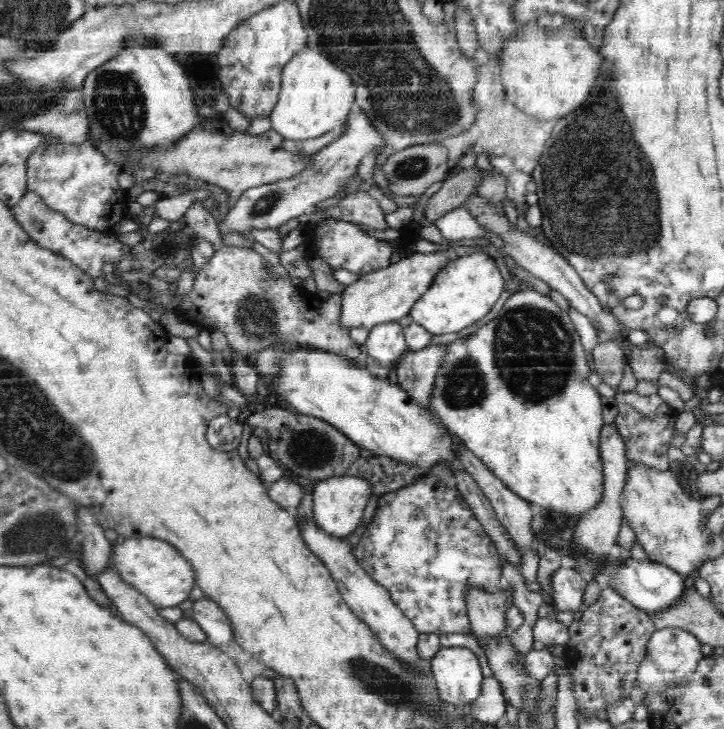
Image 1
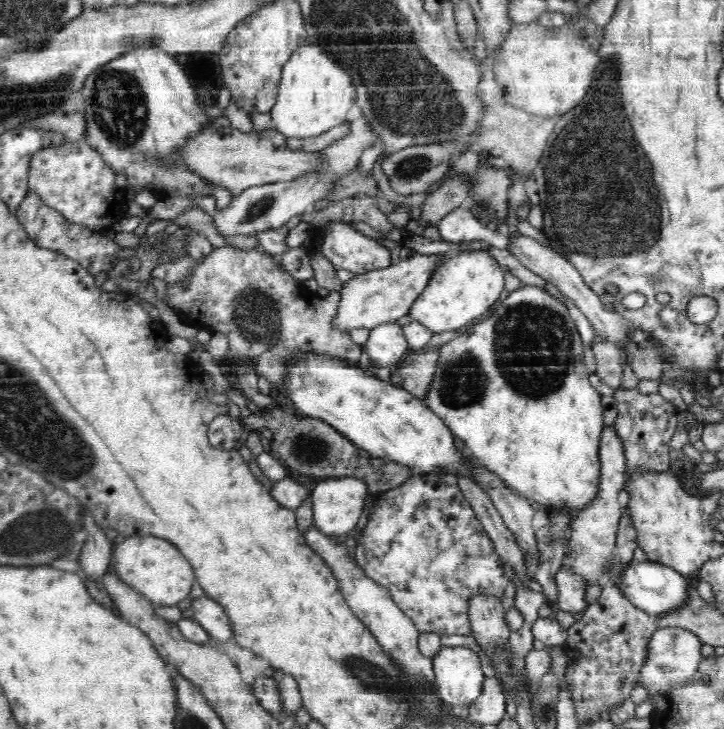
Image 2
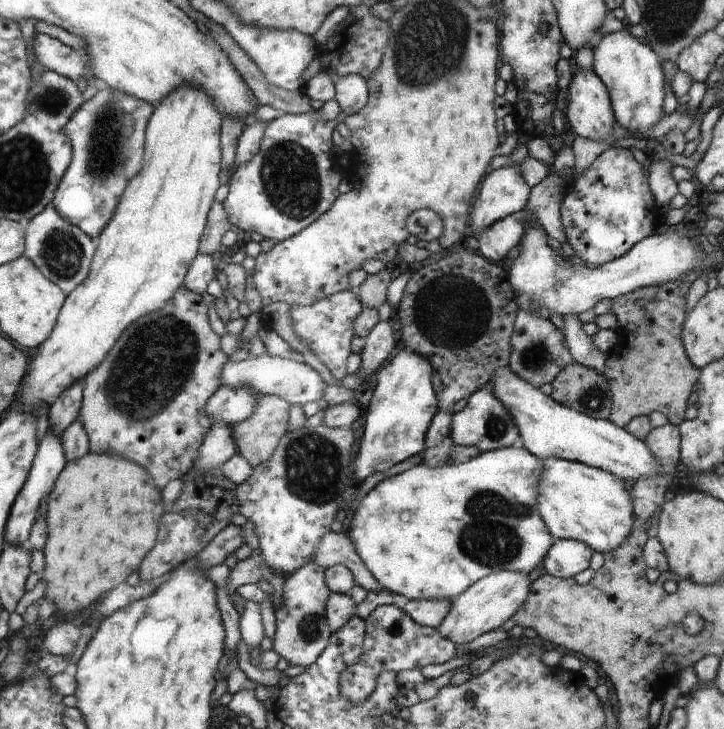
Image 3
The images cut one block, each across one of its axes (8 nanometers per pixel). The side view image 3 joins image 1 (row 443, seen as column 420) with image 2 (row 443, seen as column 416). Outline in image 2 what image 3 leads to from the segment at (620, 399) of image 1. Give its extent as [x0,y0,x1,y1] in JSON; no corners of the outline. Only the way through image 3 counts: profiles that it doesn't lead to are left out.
[613,390,679,477]

